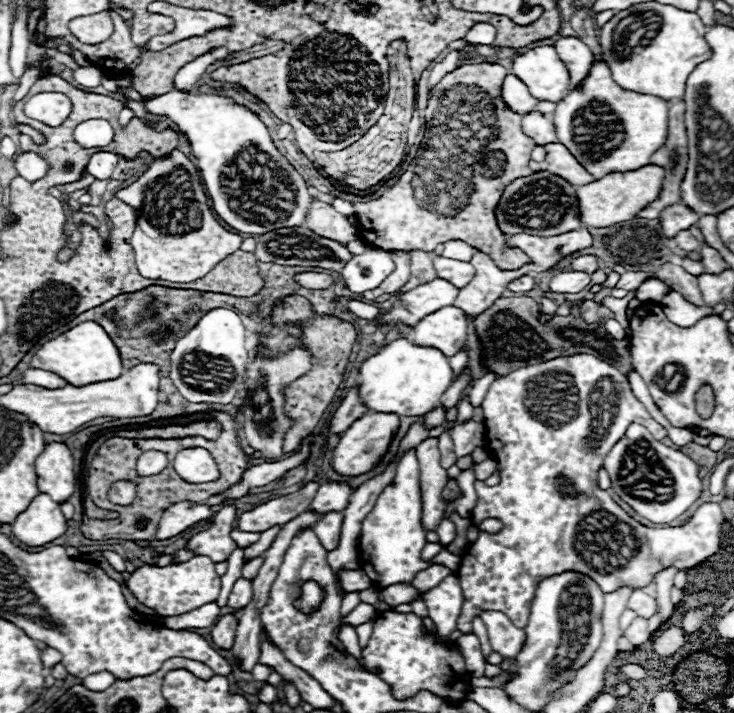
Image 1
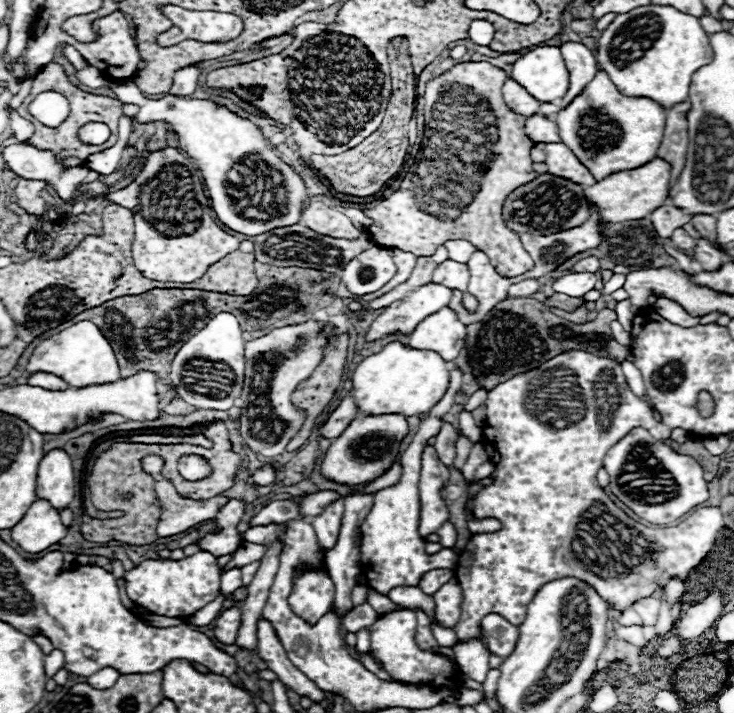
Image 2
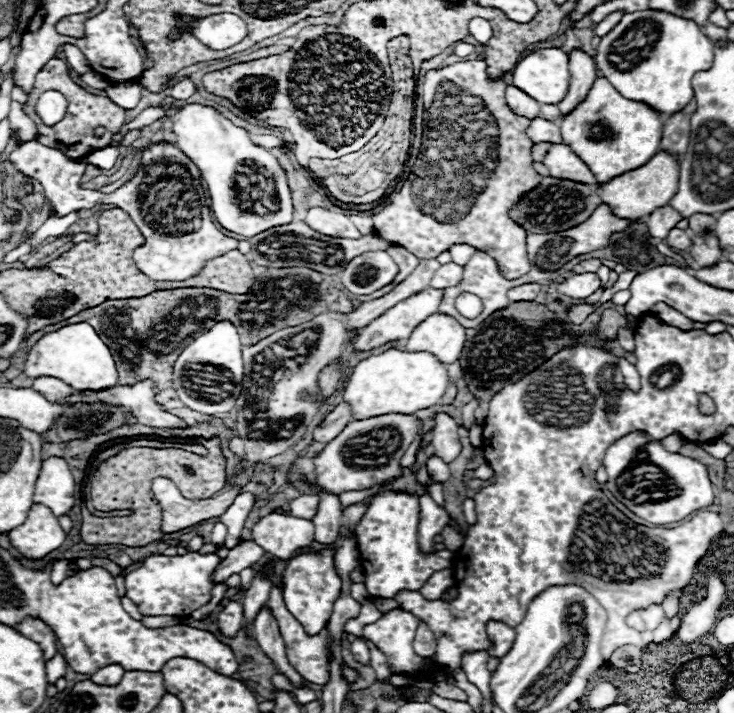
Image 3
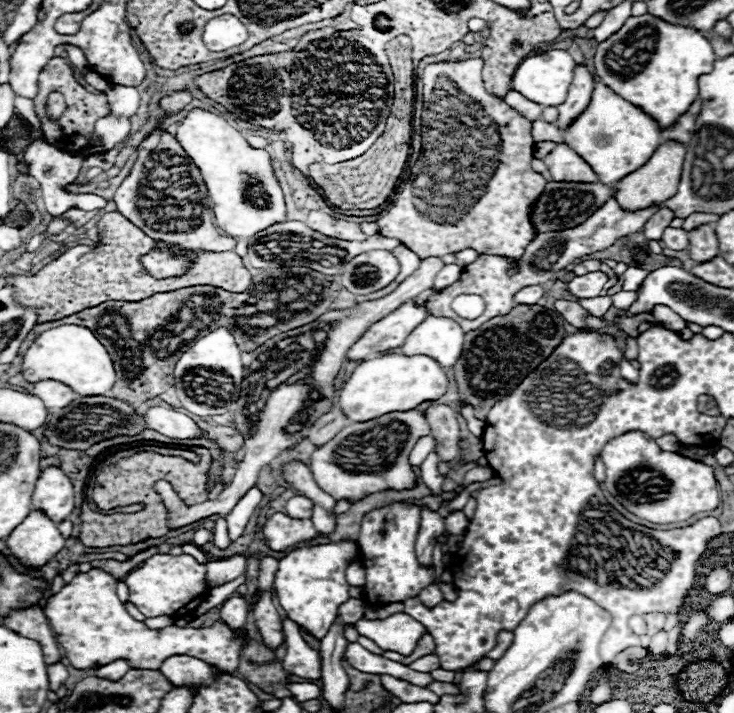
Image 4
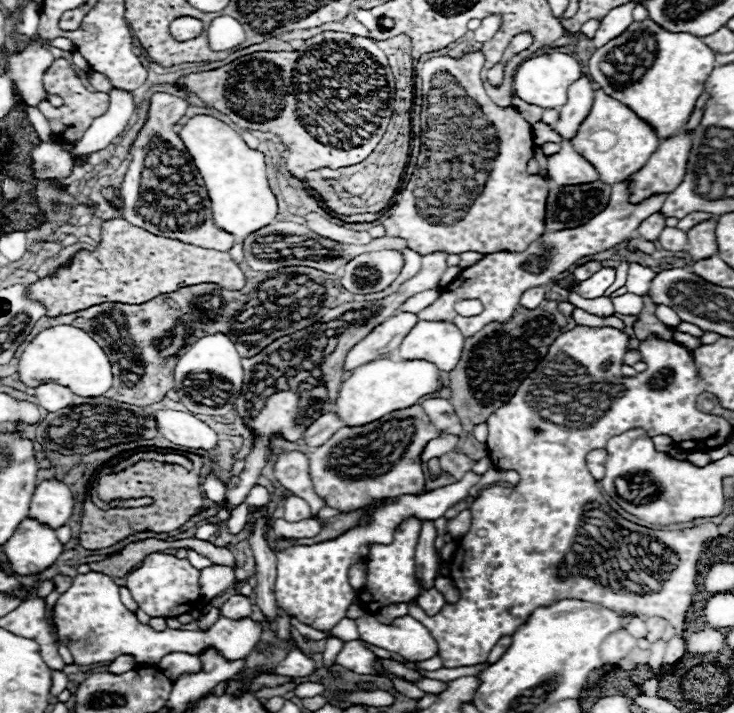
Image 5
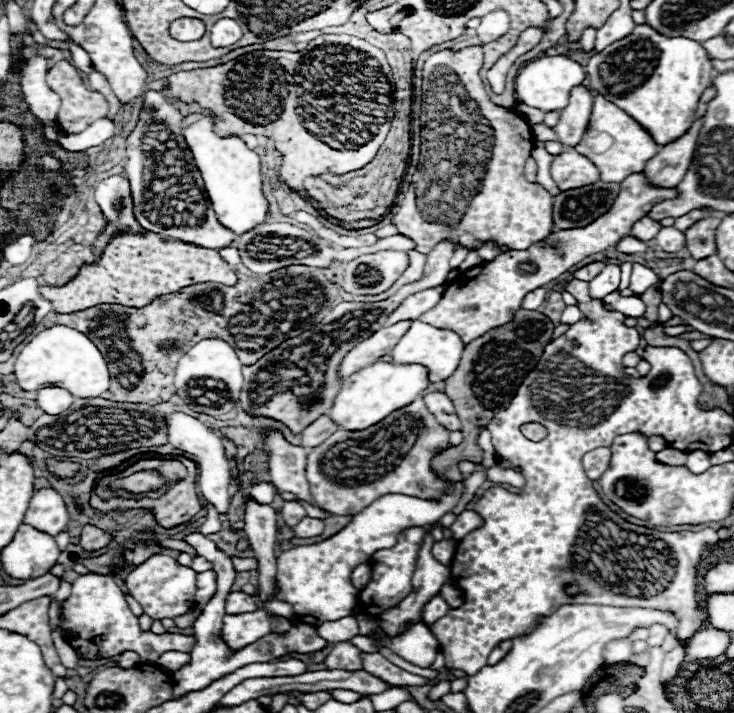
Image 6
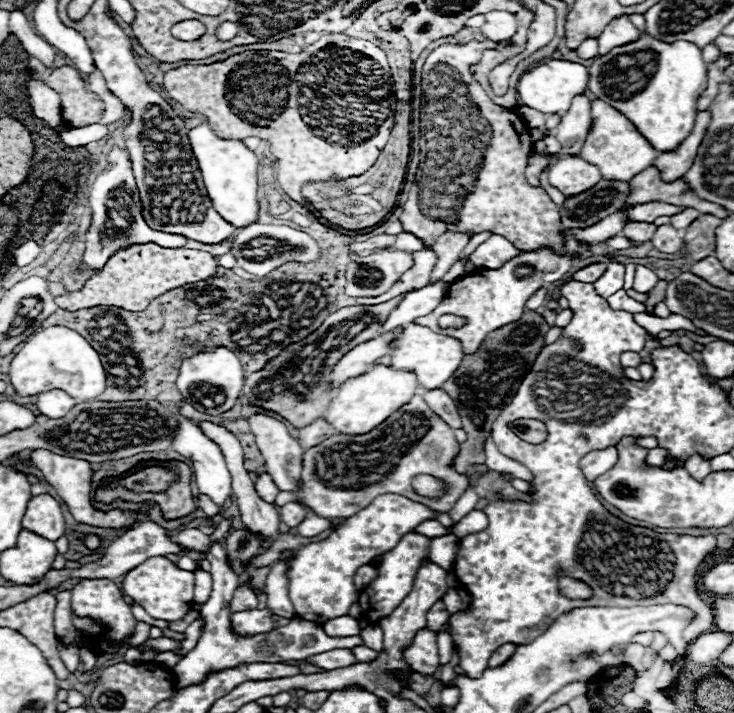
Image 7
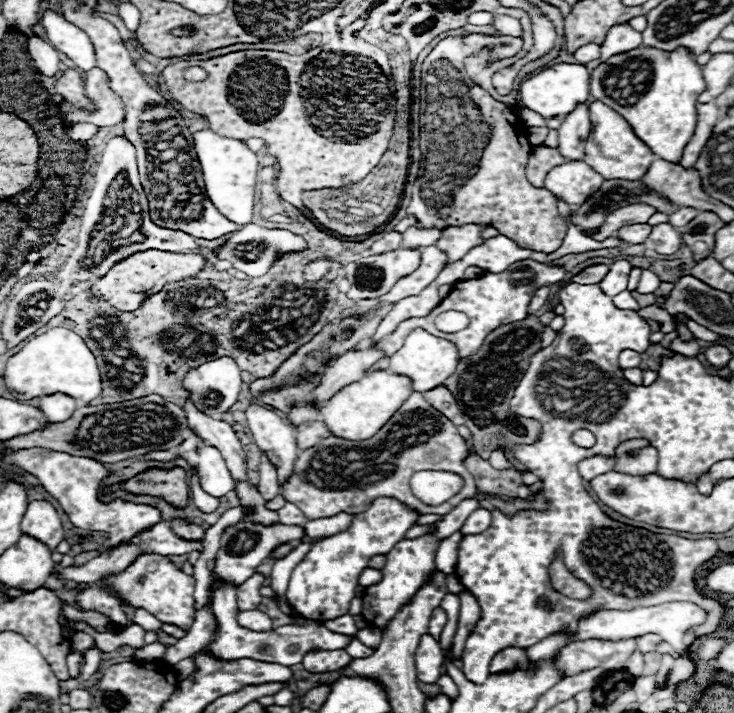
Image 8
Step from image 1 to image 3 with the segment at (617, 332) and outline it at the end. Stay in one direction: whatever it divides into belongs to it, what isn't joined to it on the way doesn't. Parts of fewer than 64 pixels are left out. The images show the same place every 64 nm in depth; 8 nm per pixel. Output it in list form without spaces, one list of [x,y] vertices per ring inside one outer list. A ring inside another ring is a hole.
[[[618,328],[618,344],[626,350],[626,352],[634,352],[634,334],[626,328]]]

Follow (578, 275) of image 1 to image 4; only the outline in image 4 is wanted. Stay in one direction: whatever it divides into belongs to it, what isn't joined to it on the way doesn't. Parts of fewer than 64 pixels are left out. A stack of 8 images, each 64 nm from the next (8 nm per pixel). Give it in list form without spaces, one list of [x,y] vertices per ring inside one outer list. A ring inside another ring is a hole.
[[[588,272],[584,276],[574,276],[566,284],[566,288],[576,298],[596,298],[596,296],[600,296],[600,292],[602,292],[606,282],[608,282],[606,274],[602,274],[602,272]]]

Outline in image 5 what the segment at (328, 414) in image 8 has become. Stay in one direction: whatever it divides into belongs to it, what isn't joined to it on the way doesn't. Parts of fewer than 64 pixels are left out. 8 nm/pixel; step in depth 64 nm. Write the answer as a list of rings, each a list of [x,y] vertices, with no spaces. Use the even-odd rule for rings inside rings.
[[[378,358],[364,366],[358,366],[348,380],[342,382],[340,396],[336,400],[336,414],[346,426],[360,426],[374,422],[394,410],[410,408],[420,398],[442,390],[440,370],[426,360],[400,360],[400,358]]]

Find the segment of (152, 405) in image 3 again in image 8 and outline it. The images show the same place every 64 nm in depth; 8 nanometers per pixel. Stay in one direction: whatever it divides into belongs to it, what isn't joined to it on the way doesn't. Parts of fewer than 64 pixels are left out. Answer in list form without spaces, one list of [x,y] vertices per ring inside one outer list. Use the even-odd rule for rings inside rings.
[[[192,430],[182,446],[178,446],[176,450],[182,458],[188,460],[188,464],[192,464],[192,468],[196,468],[204,492],[214,498],[222,498],[224,494],[234,490],[234,478],[226,468],[222,454],[214,446],[208,446]]]

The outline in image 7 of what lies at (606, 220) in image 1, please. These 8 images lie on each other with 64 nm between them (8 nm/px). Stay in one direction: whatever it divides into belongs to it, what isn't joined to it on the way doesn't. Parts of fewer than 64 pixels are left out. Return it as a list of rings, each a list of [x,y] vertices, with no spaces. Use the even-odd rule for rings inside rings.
[[[708,110],[698,112],[696,122],[694,122],[694,130],[686,136],[686,142],[682,142],[678,146],[678,150],[660,152],[660,156],[654,160],[654,166],[660,170],[664,182],[674,182],[676,178],[684,176],[690,170],[708,124],[710,124],[710,112]]]

